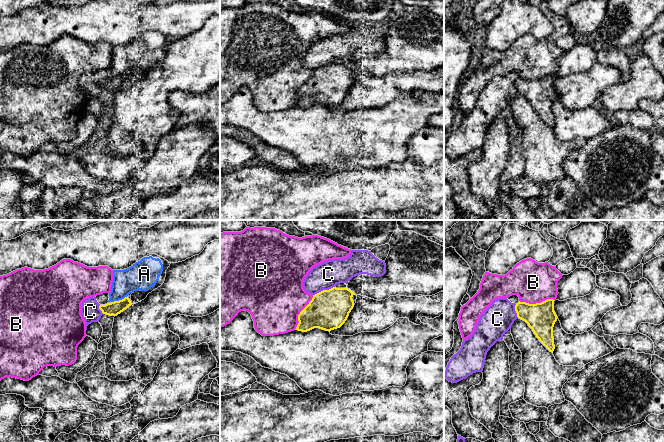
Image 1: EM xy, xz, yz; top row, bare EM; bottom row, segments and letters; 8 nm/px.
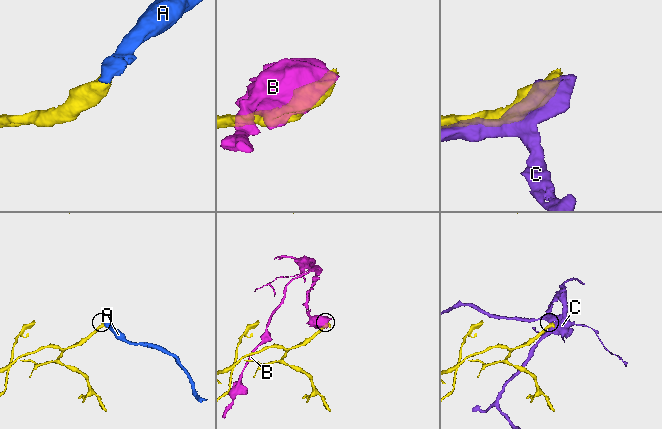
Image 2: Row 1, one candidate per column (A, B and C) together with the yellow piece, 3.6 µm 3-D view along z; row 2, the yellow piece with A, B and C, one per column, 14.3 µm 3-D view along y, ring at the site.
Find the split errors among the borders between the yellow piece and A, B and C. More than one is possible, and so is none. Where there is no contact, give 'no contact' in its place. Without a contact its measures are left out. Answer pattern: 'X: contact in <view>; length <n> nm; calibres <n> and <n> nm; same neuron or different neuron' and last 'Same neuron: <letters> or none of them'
A: contact in xy; length 140 nm; calibres 110 and 200 nm; different neuron
B: contact in yz; length 280 nm; calibres 240 and 320 nm; different neuron
C: contact in xz; length 190 nm; calibres 320 and 220 nm; different neuron
Same neuron: none of them

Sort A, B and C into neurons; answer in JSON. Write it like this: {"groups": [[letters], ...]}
{"groups": [["A", "C"], ["B"]]}

